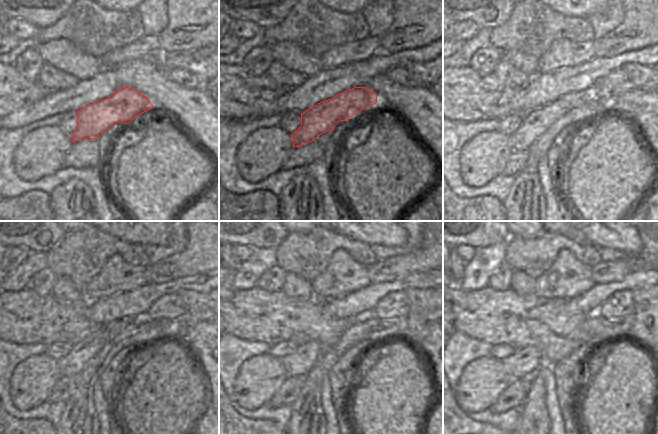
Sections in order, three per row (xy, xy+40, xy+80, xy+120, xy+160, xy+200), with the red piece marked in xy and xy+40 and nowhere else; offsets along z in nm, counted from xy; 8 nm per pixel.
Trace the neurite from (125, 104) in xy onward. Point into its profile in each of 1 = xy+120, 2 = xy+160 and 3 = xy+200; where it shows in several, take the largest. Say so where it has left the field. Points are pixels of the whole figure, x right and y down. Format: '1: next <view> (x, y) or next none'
1: next xy+120 (83, 351)
2: next xy+160 (298, 364)
3: next xy+200 (526, 361)

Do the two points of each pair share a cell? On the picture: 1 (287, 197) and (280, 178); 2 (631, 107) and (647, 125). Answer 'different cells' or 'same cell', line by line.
1: different cells
2: same cell

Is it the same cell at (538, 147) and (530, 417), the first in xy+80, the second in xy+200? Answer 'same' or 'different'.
same

